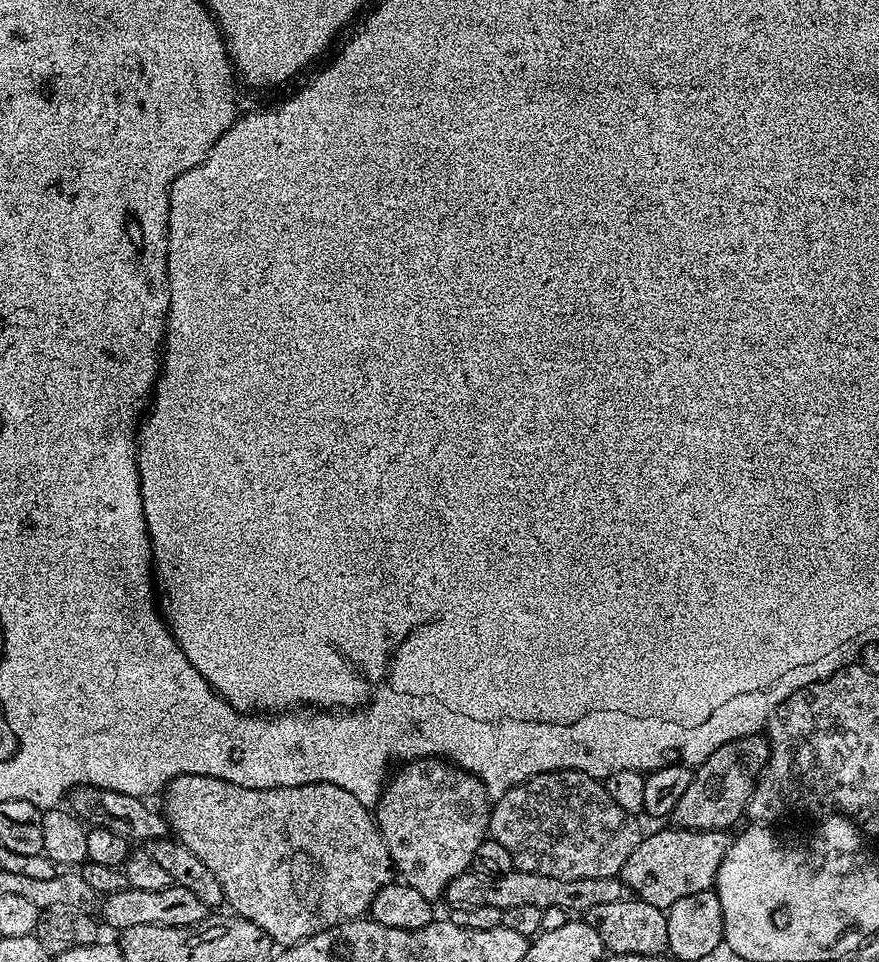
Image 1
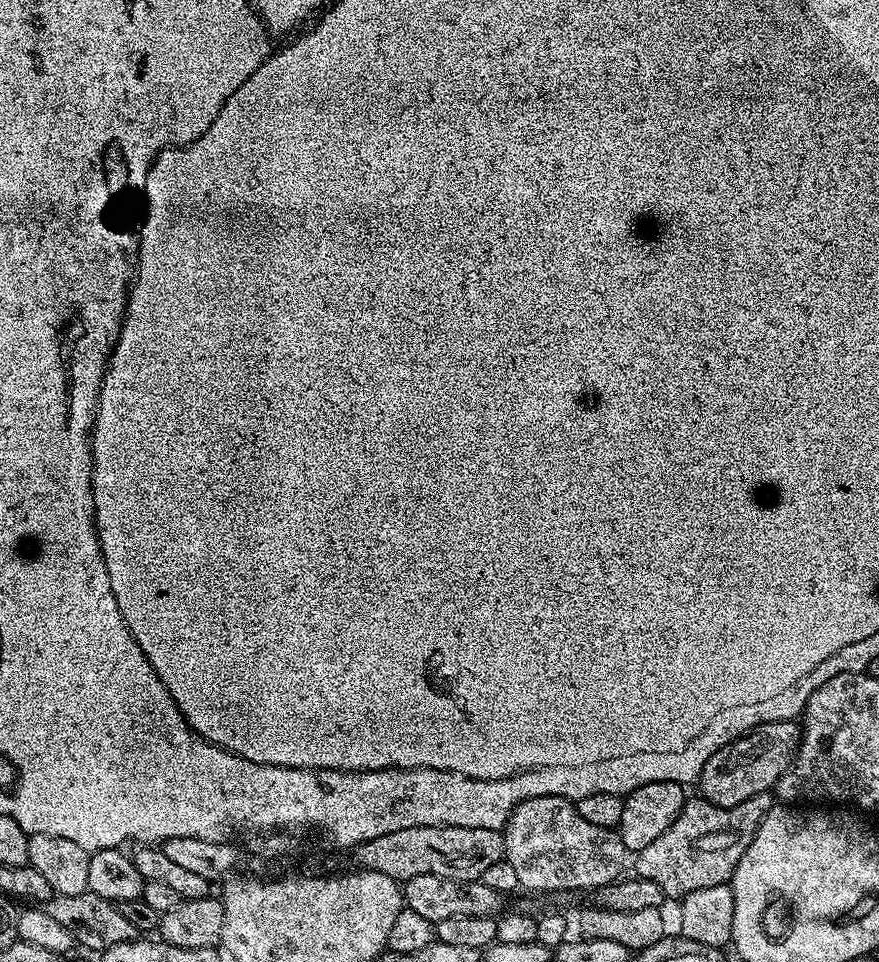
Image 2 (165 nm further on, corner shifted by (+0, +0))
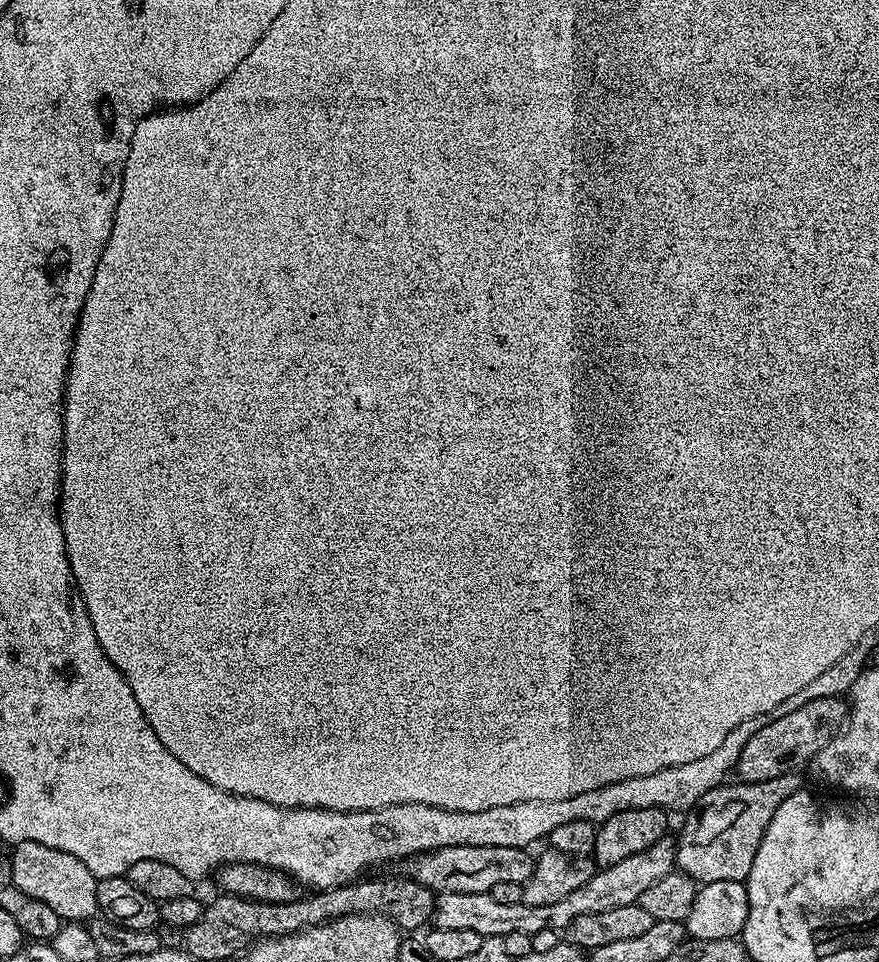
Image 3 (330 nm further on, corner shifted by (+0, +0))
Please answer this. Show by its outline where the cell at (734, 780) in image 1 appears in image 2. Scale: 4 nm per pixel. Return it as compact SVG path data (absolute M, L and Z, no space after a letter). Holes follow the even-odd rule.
M795 720L770 722L730 742L730 746L722 746L722 750L718 750L718 754L712 755L710 762L702 766L699 795L714 806L729 808L738 806L738 802L746 802L746 798L754 798L754 794L772 792L782 774L786 774L794 762L796 751L800 748L801 731L801 725Z

